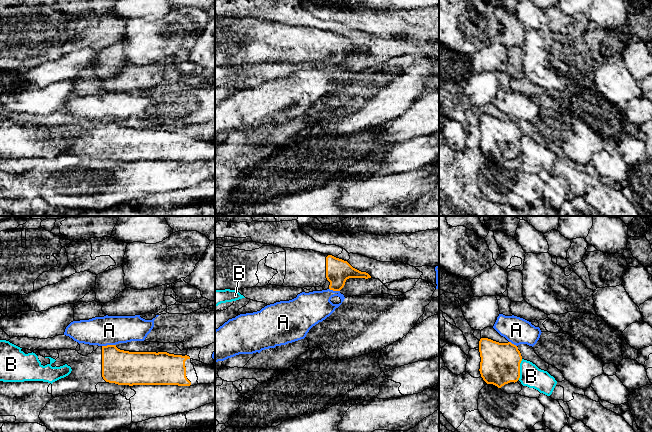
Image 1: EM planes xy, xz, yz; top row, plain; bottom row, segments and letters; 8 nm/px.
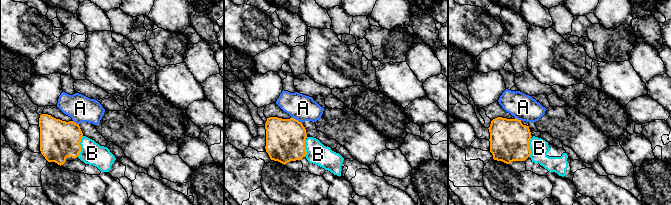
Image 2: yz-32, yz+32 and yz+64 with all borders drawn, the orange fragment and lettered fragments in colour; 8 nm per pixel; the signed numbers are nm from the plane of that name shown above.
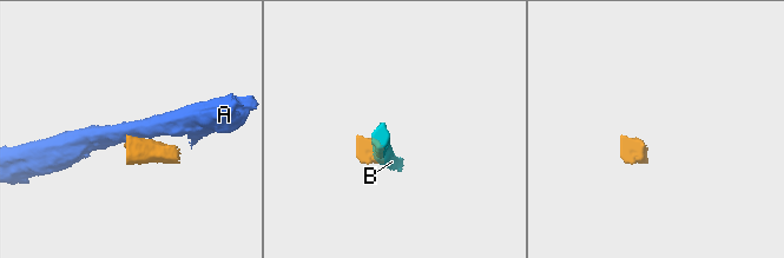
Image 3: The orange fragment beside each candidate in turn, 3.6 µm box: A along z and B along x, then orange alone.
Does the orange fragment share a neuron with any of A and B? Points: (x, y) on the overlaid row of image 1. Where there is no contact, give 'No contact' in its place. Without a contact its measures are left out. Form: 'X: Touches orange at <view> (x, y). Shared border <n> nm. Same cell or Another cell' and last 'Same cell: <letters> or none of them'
A: Touches orange at xy (108, 345). Shared border 110 nm. Another cell
B: Touches orange at yz (519, 369). Shared border 170 nm. Another cell
Same cell: none of them

